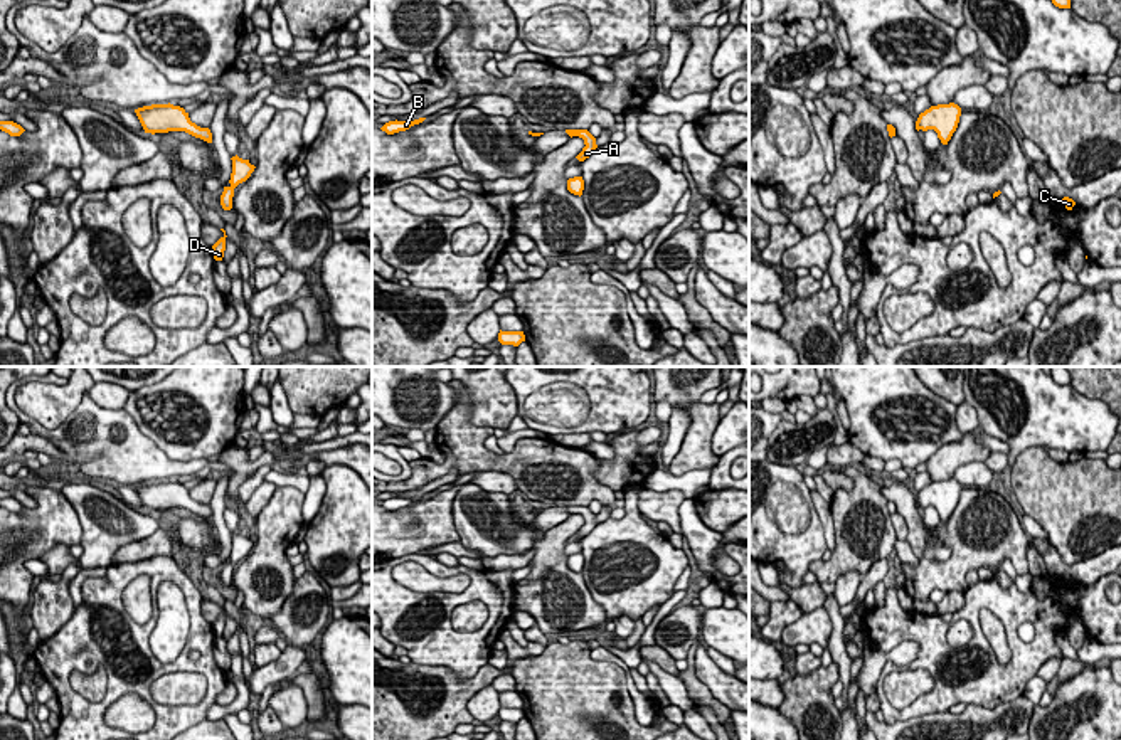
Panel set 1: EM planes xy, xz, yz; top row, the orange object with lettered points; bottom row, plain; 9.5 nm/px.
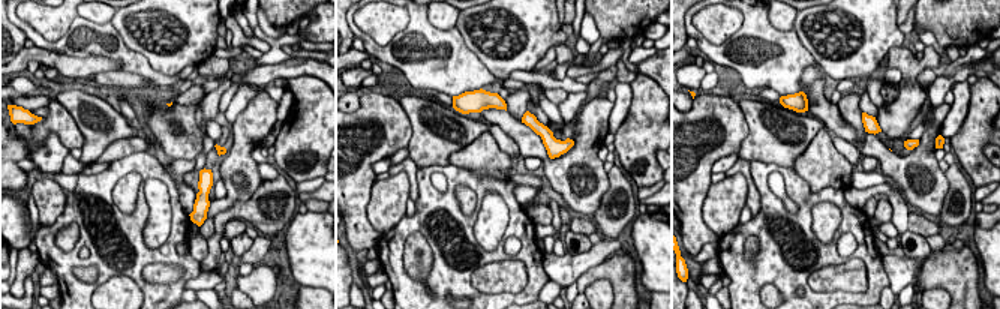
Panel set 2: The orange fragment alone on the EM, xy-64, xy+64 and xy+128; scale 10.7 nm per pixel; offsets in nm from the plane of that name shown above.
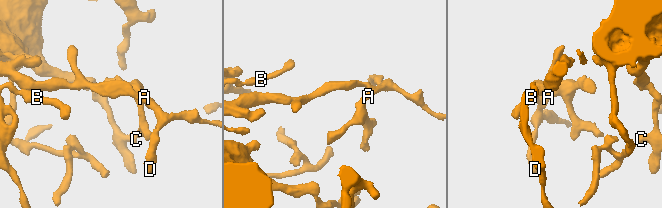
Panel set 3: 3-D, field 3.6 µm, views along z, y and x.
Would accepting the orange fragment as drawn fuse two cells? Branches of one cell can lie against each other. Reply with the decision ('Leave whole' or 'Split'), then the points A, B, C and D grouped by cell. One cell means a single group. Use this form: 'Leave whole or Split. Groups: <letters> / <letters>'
Leave whole. Groups: A B C D

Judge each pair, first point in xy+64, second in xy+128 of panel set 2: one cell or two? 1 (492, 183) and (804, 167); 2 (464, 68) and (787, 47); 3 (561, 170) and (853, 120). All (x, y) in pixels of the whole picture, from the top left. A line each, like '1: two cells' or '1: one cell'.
1: two cells
2: one cell
3: two cells

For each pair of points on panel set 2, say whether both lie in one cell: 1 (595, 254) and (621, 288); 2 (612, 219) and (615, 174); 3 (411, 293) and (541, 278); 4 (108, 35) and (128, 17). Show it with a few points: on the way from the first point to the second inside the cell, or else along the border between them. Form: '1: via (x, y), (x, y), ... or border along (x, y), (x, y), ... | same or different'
1: border along (613, 252), (591, 266), (576, 282) | different
2: via (613, 209), (615, 185) | same
3: via (404, 231), (459, 180), (495, 183), (517, 216) | same
4: border along (110, 23), (129, 48), (141, 53) | different

